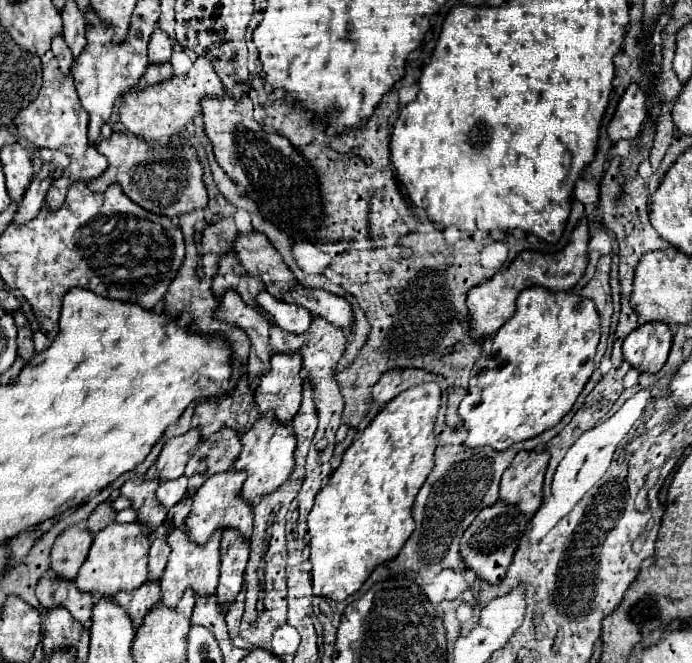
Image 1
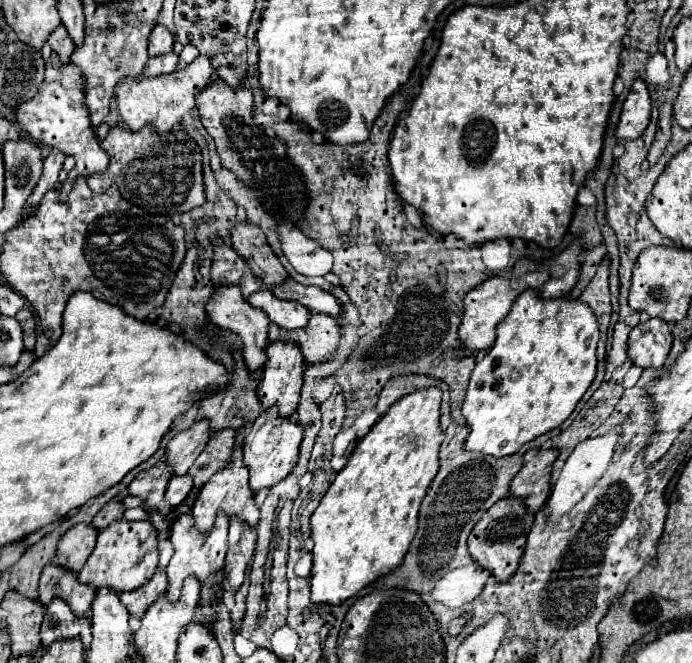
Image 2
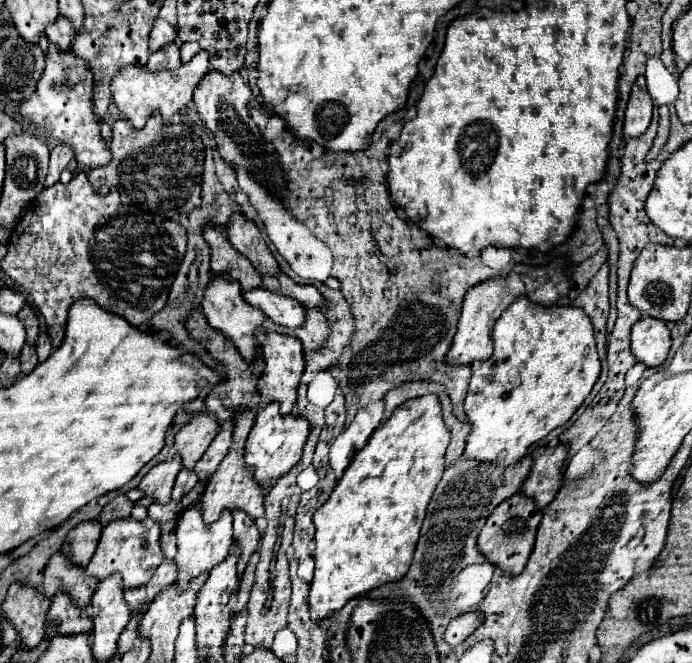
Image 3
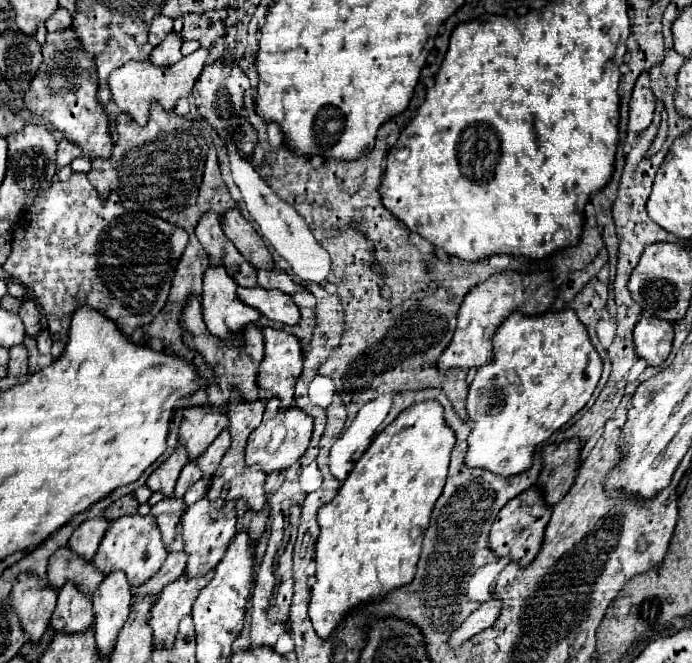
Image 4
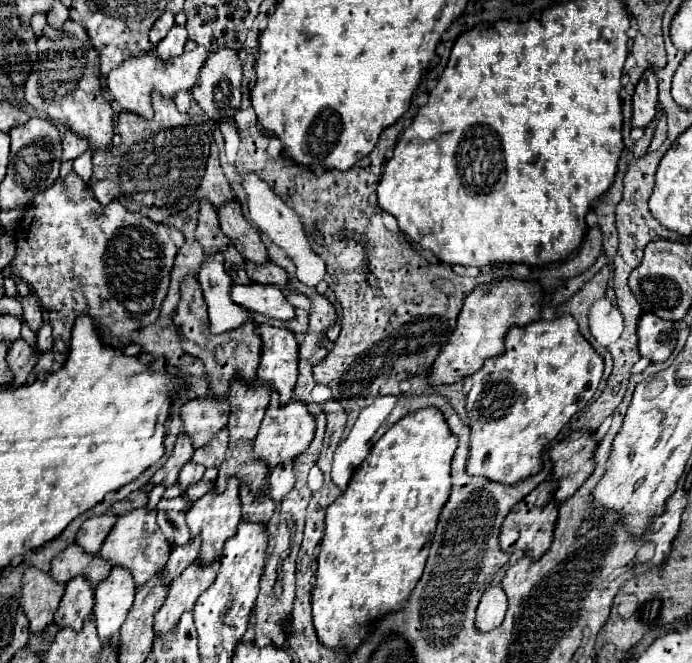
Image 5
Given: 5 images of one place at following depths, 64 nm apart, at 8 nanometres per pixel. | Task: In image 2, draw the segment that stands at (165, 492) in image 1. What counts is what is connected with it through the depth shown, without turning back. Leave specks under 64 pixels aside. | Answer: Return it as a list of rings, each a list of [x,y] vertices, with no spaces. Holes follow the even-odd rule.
[[[188,474],[184,476],[172,476],[172,480],[168,480],[168,488],[166,488],[166,500],[172,508],[180,506],[188,492],[192,490],[192,478]]]

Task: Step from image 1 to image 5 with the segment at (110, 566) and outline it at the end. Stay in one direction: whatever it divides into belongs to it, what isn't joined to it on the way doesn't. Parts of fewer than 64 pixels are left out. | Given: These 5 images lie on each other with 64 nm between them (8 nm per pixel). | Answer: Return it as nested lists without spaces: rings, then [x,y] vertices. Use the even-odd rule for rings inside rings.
[[[138,508],[138,510],[132,510],[118,518],[116,526],[110,530],[110,534],[106,536],[106,540],[100,548],[100,558],[108,560],[110,566],[122,566],[122,568],[126,566],[130,570],[134,582],[138,586],[142,586],[164,568],[170,550],[172,550],[172,546],[166,542],[164,534],[160,532],[160,528],[156,524],[156,510]]]

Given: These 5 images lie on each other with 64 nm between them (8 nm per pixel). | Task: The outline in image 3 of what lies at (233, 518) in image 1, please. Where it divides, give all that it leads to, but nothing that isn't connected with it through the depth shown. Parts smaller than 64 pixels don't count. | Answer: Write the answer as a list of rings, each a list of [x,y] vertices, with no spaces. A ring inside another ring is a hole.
[[[244,412],[240,416],[234,418],[236,422],[236,428],[234,428],[234,442],[230,446],[230,452],[228,456],[222,460],[220,468],[212,474],[212,478],[208,480],[206,488],[204,488],[204,494],[198,502],[200,506],[200,512],[202,512],[202,520],[204,522],[214,522],[220,518],[220,512],[226,508],[230,512],[234,510],[242,510],[242,512],[248,512],[248,516],[252,516],[252,520],[258,520],[260,516],[264,516],[264,506],[262,506],[262,496],[264,496],[264,490],[254,482],[254,472],[252,468],[248,468],[244,464],[244,442],[246,442],[246,436],[254,424],[254,412]]]

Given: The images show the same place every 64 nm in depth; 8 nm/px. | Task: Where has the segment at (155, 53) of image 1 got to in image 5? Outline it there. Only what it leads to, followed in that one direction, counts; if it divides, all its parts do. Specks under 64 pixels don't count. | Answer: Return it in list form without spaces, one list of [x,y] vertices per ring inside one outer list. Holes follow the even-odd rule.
[[[164,12],[156,22],[154,22],[154,26],[152,26],[152,30],[150,30],[150,42],[152,42],[152,46],[156,46],[166,34],[168,34],[168,30],[174,26],[174,14],[170,14],[170,12]]]

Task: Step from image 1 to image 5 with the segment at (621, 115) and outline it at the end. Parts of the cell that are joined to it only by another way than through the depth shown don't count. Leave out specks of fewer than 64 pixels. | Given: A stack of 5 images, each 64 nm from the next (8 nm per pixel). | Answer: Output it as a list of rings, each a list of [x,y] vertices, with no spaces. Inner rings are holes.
[[[646,70],[640,82],[636,84],[632,98],[632,128],[646,128],[658,106],[658,86],[652,70]]]

